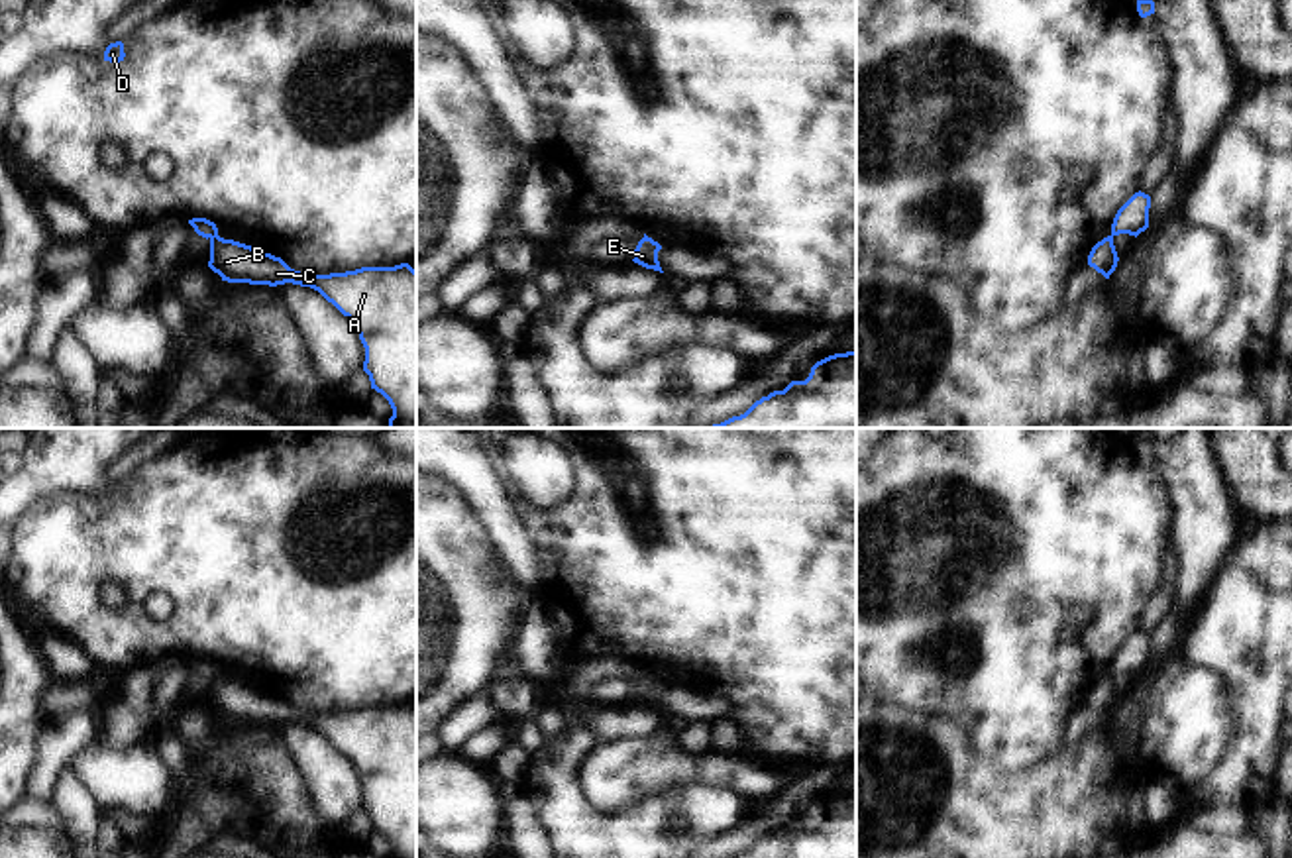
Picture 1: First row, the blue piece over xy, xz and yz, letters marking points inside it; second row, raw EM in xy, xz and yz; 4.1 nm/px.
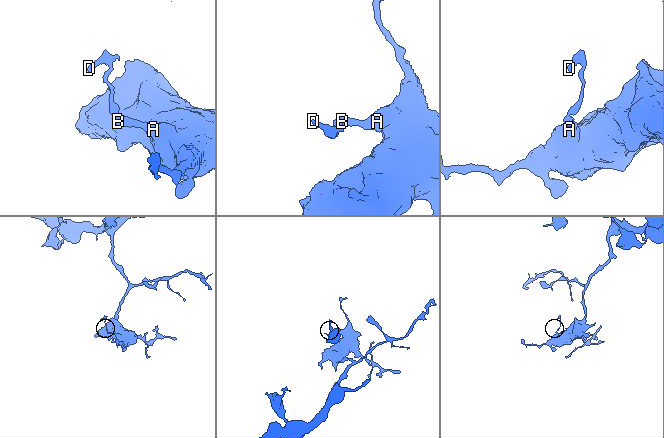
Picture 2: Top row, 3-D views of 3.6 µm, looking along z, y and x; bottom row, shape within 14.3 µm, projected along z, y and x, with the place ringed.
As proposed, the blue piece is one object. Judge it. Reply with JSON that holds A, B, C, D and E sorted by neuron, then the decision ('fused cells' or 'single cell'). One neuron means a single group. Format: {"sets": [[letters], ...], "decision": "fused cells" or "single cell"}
{"sets": [["A", "B", "C"], ["D", "E"]], "decision": "fused cells"}

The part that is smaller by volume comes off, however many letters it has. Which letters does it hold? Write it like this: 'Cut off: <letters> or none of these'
Cut off: D, E

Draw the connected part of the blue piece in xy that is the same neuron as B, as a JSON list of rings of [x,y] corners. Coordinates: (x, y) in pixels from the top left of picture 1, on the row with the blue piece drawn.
[[[212,236],[208,267],[228,283],[269,287],[293,283],[318,291],[357,328],[365,348],[363,371],[369,375],[371,389],[393,408],[389,428],[416,428],[416,271],[408,263],[312,275],[295,271],[281,257],[251,245]]]

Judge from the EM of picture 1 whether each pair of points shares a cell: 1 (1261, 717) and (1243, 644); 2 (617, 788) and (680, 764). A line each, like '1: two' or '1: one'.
1: one
2: one

